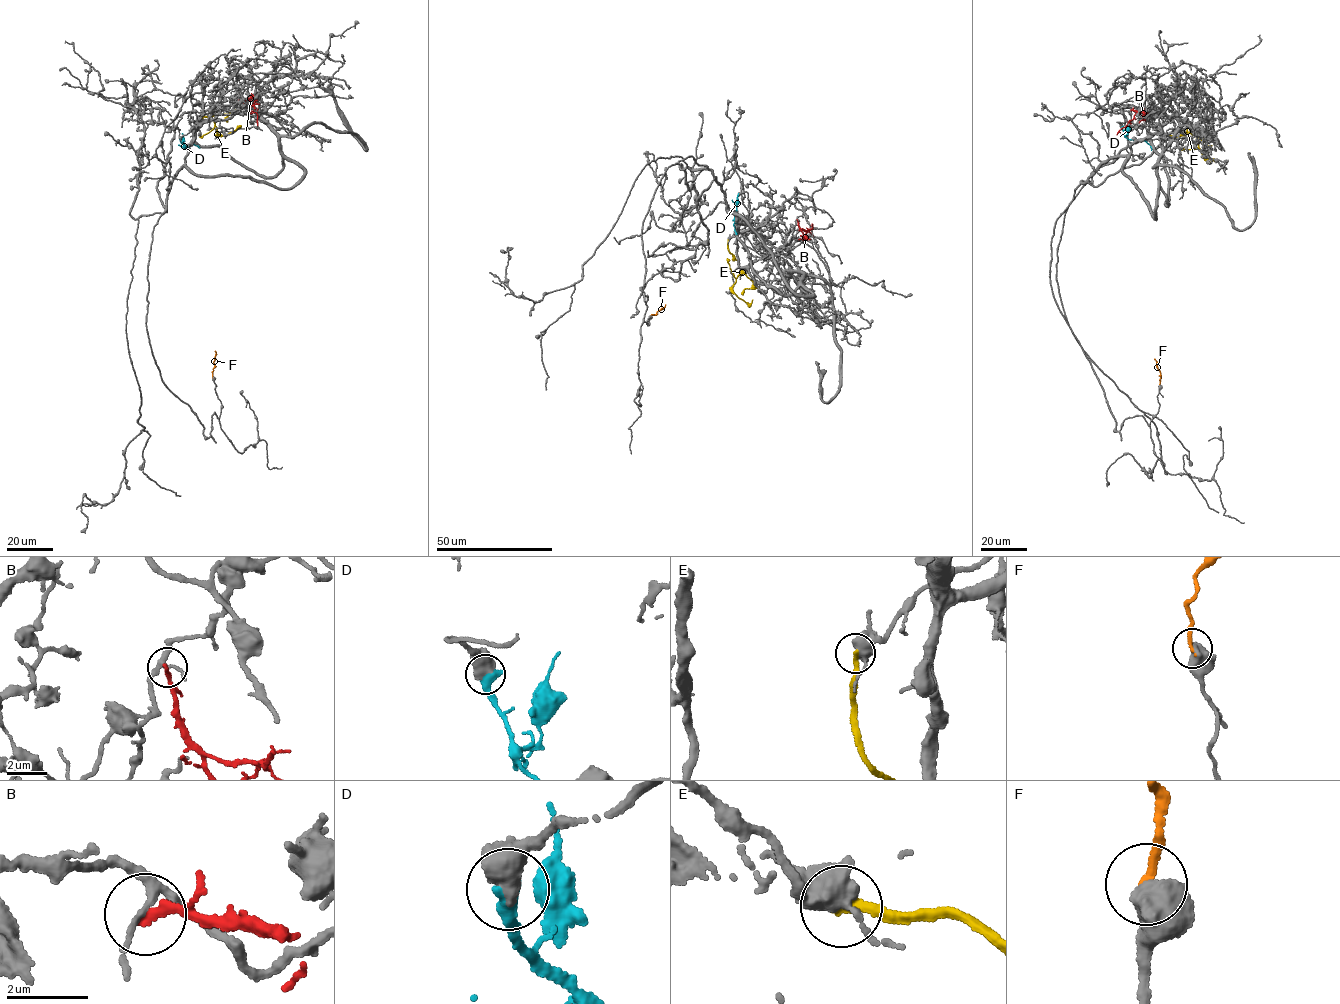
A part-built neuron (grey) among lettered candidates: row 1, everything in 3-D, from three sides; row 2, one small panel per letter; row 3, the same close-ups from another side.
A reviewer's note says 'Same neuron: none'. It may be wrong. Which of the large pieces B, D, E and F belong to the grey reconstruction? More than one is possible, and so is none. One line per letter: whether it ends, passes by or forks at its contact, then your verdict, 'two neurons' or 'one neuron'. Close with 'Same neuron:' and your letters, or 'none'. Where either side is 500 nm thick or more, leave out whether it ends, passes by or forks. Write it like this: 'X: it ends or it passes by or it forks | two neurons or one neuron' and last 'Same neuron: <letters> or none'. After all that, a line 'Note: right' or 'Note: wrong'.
B: it ends | two neurons
D: two neurons
E: two neurons
F: two neurons
Same neuron: none
Note: right

